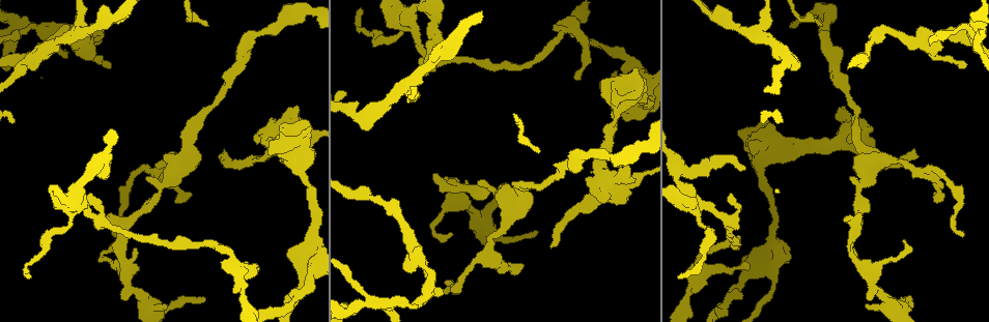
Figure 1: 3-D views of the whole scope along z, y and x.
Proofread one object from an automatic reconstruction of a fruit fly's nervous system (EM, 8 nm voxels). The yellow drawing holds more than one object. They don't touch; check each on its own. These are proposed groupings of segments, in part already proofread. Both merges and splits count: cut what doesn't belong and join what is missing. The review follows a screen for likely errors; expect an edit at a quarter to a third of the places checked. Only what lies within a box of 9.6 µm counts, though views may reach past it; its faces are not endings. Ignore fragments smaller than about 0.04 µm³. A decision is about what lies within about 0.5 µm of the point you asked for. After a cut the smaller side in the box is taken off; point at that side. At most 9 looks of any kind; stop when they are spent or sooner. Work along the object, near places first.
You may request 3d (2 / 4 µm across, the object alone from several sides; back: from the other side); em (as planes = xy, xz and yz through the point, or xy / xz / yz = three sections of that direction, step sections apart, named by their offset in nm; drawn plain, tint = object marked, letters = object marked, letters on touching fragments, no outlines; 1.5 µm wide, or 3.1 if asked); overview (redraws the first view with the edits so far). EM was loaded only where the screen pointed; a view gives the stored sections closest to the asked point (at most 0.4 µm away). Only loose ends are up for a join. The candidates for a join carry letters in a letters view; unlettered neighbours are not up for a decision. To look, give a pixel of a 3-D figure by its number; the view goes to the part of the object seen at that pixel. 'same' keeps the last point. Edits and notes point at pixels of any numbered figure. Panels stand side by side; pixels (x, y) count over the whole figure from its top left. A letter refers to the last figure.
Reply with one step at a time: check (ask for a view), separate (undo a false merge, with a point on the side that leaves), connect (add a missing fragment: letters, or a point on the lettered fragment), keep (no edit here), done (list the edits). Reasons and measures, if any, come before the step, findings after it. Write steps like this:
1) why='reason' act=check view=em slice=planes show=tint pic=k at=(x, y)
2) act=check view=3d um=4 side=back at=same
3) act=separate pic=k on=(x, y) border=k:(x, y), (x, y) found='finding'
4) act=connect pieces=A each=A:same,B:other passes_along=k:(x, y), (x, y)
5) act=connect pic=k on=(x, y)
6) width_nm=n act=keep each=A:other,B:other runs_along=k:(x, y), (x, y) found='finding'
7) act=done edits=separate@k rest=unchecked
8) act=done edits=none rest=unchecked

why='free end' act=check view=em slice=planes show=letters pic=1 at=(435, 174)

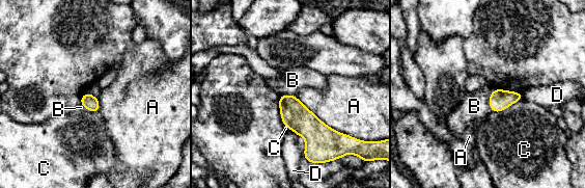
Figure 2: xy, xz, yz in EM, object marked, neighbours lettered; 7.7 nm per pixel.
width_nm=110 act=keep each=A:other,B:other,C:other,D:other border=2:(488, 96), (491, 110) found='none of them fits'

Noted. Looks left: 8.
why='branch stops here' act=check view=em slice=planes show=letters pic=1 at=(866, 154)

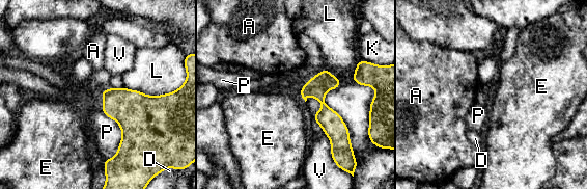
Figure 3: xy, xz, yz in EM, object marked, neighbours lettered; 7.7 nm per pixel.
act=keep each=A:other,D:other,E:other,K:other,L:other,P:other,V:other runs_along=3:(325, 72), (322, 101), (335, 129), (334, 153) found='no lettered fragment goes on from it'

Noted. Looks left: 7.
why='long arm stops here' act=check view=3d um=2 pic=1 at=(916, 155)

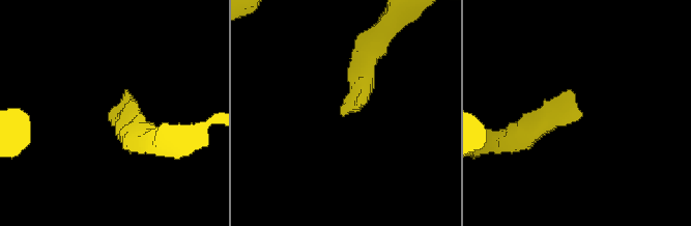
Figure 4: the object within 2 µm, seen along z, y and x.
act=check view=em slice=planes show=plain pic=4 at=(578, 108)

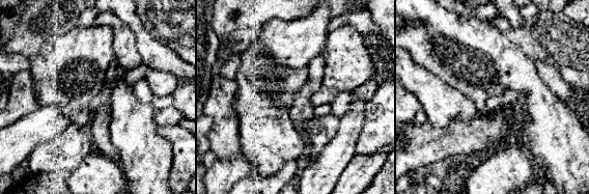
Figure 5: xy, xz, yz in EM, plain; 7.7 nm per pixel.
act=check view=em slice=planes show=letters at=same

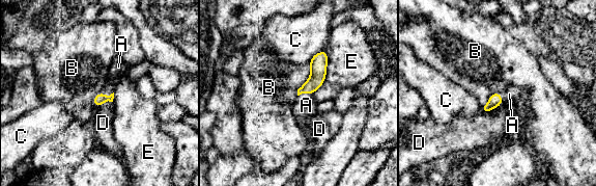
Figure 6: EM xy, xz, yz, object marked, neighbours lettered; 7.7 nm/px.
act=connect pieces=A each=A:same,B:other,C:other,D:other,E:other passes_along=6:(318, 63), (305, 92), (306, 105) found='the cell continues'

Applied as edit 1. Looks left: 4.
why='redraw' act=check view=overview

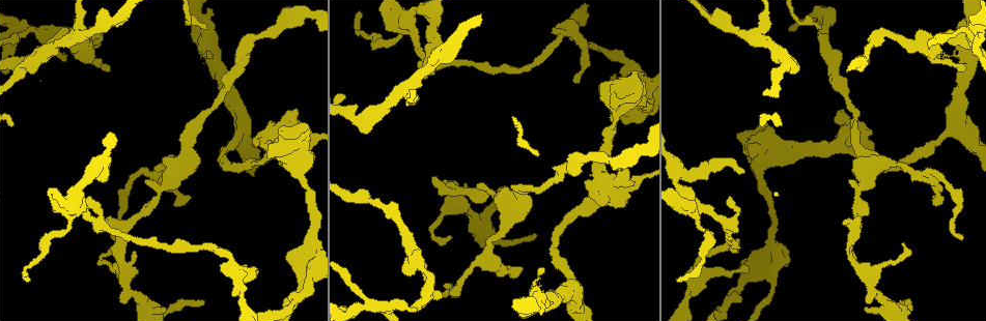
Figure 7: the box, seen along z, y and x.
act=check view=3d um=2 side=back pic=7 at=(748, 272)

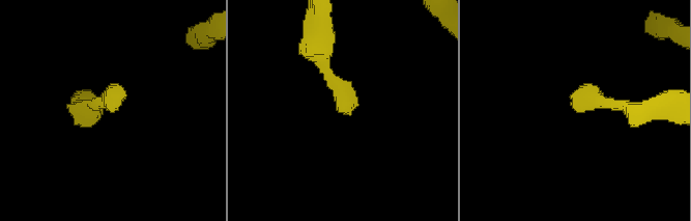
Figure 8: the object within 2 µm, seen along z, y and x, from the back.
why='now the EM' act=check view=em slice=planes show=tint pic=8 at=(574, 107)

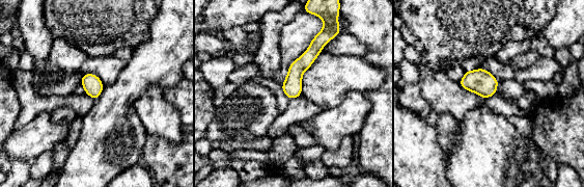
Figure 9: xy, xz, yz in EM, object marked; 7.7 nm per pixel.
act=check view=em slice=planes show=letters at=same

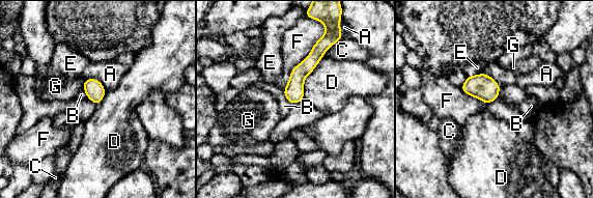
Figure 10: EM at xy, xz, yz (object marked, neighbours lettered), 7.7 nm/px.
longest_contact=F:550nm act=keep each=A:other,B:other,C:other,D:other,E:other,F:other,G:other border=10:(321, 59), (305, 78), (303, 100) found='no lettered fragment goes on from it'

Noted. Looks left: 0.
act=done edits=connect@6 rest=unchecked

